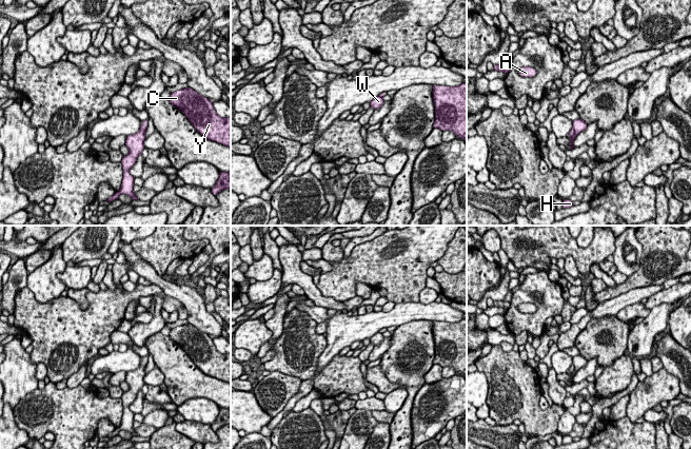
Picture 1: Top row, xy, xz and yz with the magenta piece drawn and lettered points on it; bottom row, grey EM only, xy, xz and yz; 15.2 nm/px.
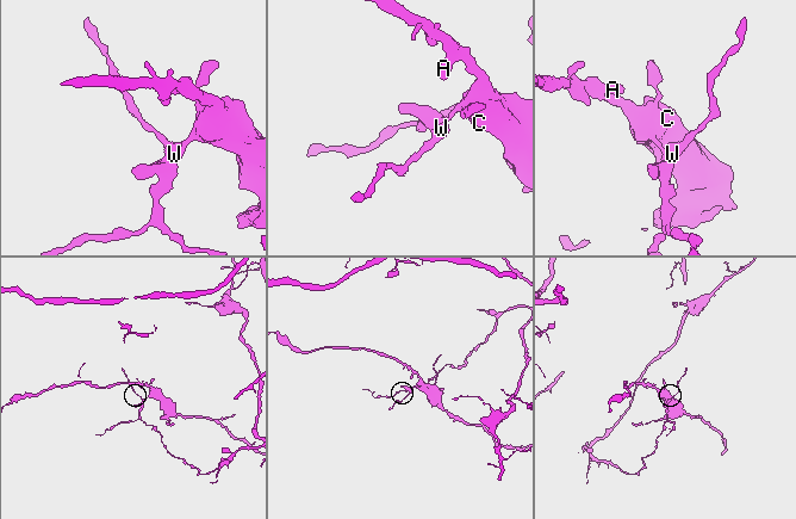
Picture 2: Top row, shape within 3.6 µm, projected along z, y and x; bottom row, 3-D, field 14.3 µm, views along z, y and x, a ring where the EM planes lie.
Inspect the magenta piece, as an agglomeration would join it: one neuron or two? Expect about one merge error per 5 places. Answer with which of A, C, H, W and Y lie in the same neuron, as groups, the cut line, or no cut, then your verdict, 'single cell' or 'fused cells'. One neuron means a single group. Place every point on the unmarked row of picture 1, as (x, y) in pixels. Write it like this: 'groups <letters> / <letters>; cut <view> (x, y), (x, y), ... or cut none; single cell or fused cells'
groups A C Y / H W; cut yz (572, 365), (574, 369); fused cells

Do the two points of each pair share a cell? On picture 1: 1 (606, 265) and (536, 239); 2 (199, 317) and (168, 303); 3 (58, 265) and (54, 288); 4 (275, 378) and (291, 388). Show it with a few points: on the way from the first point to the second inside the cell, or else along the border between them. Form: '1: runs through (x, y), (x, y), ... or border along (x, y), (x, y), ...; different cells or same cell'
1: border along (612, 254), (598, 262); different cells
2: border along (164, 294), (176, 298), (184, 307); different cells
3: runs through (54, 270), (54, 282); same cell
4: runs through (279, 383), (282, 386), (287, 386); same cell

